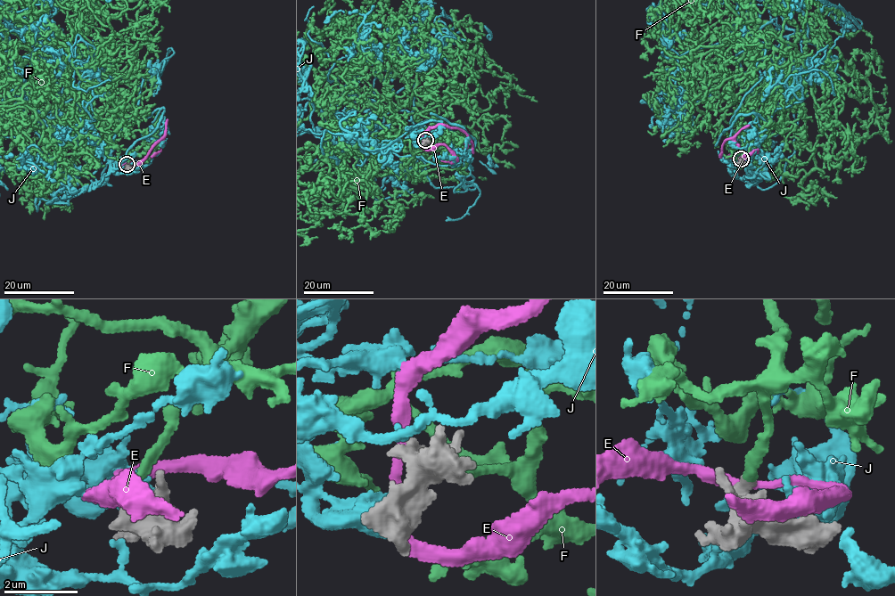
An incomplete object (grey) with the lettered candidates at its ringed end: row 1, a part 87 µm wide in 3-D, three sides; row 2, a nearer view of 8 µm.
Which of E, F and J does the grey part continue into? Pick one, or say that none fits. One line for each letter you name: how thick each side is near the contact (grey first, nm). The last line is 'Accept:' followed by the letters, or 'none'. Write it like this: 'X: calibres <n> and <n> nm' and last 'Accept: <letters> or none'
F: calibres 280 and 240 nm
Accept: F

